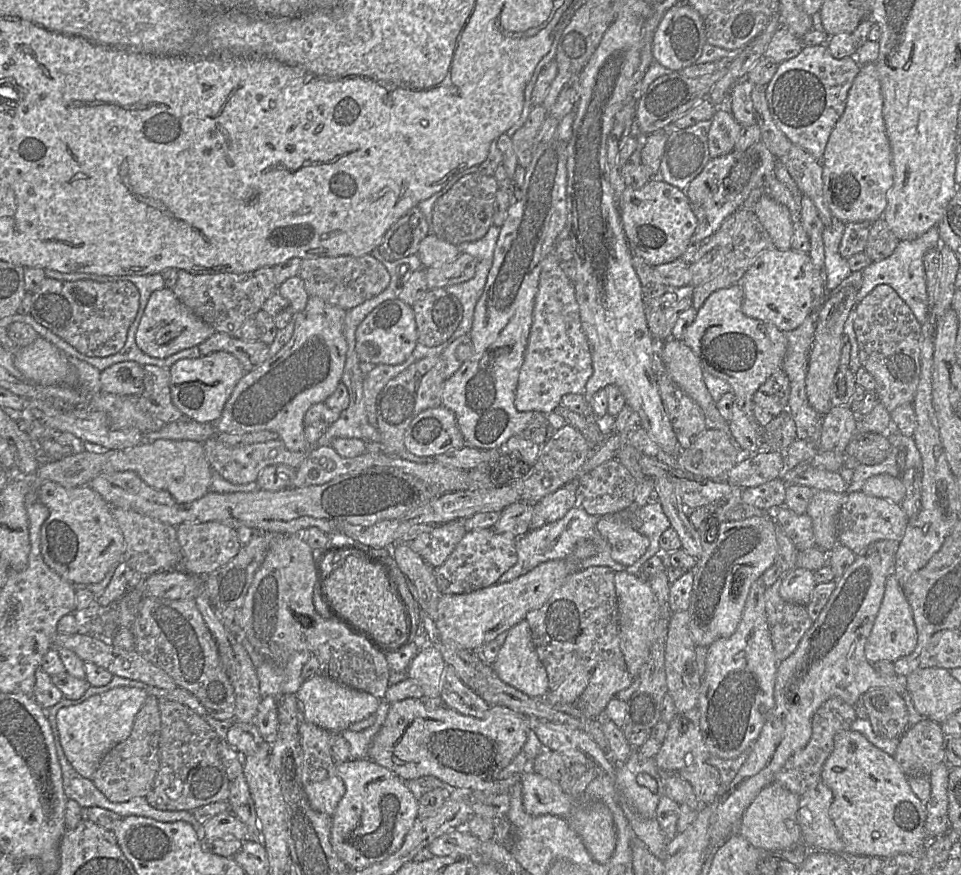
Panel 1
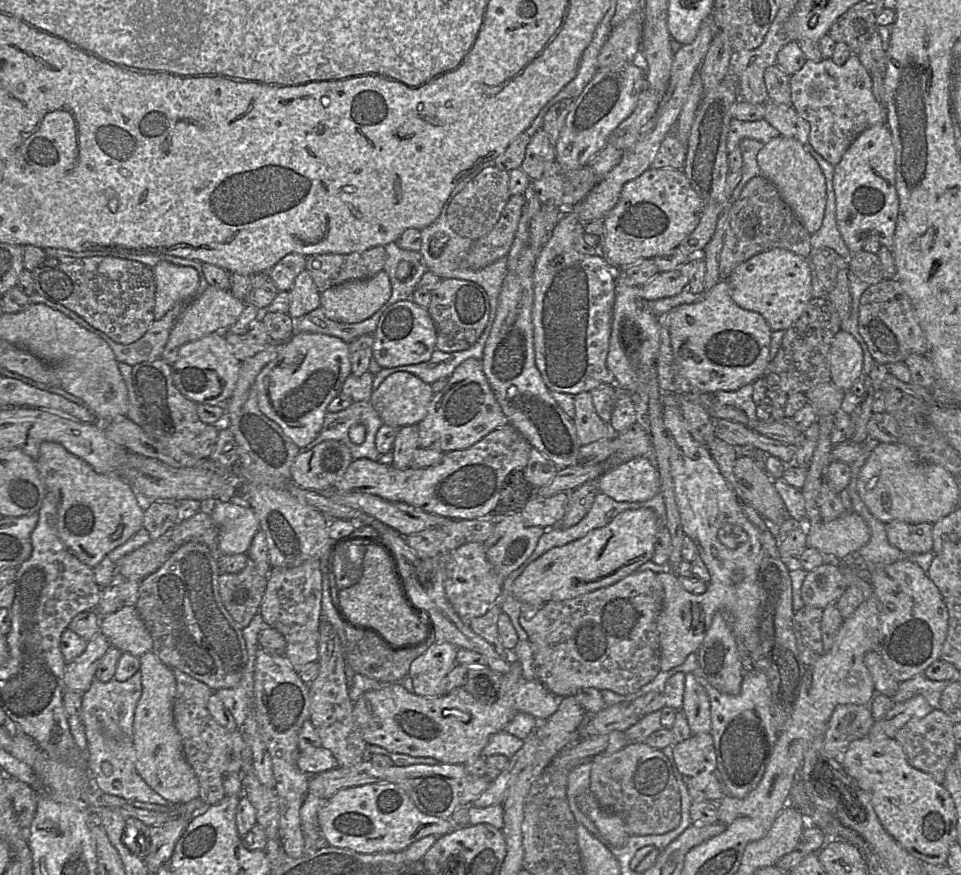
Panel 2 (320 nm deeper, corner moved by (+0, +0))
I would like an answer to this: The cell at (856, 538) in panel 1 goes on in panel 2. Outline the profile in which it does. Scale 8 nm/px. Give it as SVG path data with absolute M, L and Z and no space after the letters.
M899 520L885 523L889 543L909 556L932 550L932 528L931 523L910 524Z

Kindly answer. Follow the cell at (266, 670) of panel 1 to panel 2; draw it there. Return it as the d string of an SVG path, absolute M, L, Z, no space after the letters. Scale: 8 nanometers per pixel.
M328 573L322 574L322 600L321 600L321 620L329 622L336 630L337 634L339 635L341 642L344 646L345 651L345 658L346 658L346 677L347 677L347 685L349 688L349 684L351 681L351 678L354 674L360 674L367 676L369 678L372 678L374 680L377 680L381 682L382 684L390 684L390 683L400 683L402 679L404 679L406 676L409 675L409 668L413 660L415 660L417 657L419 657L421 654L423 654L426 649L435 642L435 639L433 638L426 644L414 648L414 649L408 649L408 650L400 650L396 651L391 649L387 645L387 641L385 638L374 628L367 628L367 629L355 629L352 627L349 623L341 620L338 617L337 613L337 607L334 605L332 596L330 593L330 585L329 585L329 577Z

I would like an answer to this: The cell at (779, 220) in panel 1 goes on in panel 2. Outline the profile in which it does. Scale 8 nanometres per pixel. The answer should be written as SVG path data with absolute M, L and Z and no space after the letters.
M780 134L763 146L756 159L761 175L775 185L805 229L815 233L822 225L826 206L826 180L816 159L797 139Z

